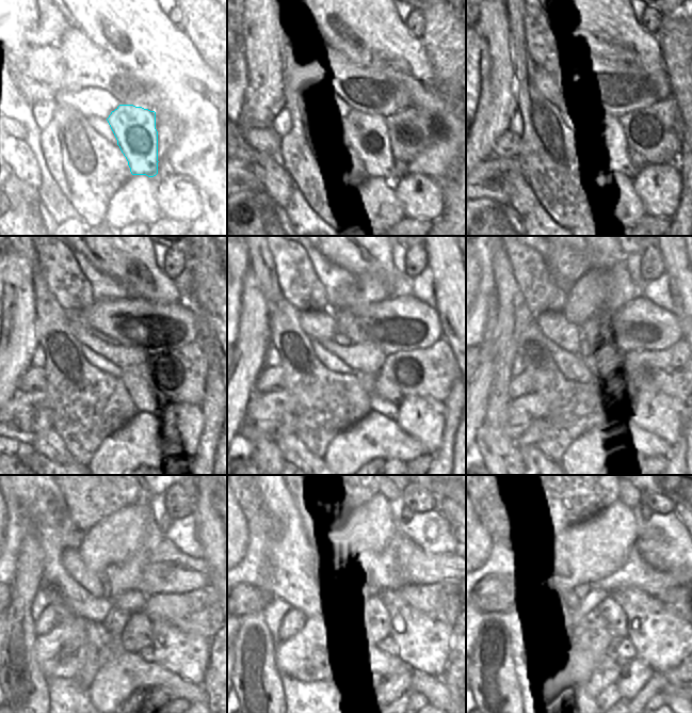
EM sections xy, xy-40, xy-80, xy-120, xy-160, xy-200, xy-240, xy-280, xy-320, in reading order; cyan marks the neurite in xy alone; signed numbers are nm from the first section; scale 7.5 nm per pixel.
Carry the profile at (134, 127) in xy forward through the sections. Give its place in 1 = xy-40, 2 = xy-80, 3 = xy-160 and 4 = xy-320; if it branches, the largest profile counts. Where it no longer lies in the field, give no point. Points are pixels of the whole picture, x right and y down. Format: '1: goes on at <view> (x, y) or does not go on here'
1: goes on at xy-40 (370, 129)
2: goes on at xy-80 (610, 133)
3: goes on at xy-160 (385, 397)
4: goes on at xy-320 (607, 627)

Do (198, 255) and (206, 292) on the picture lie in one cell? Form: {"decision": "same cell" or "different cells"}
{"decision": "same cell"}

